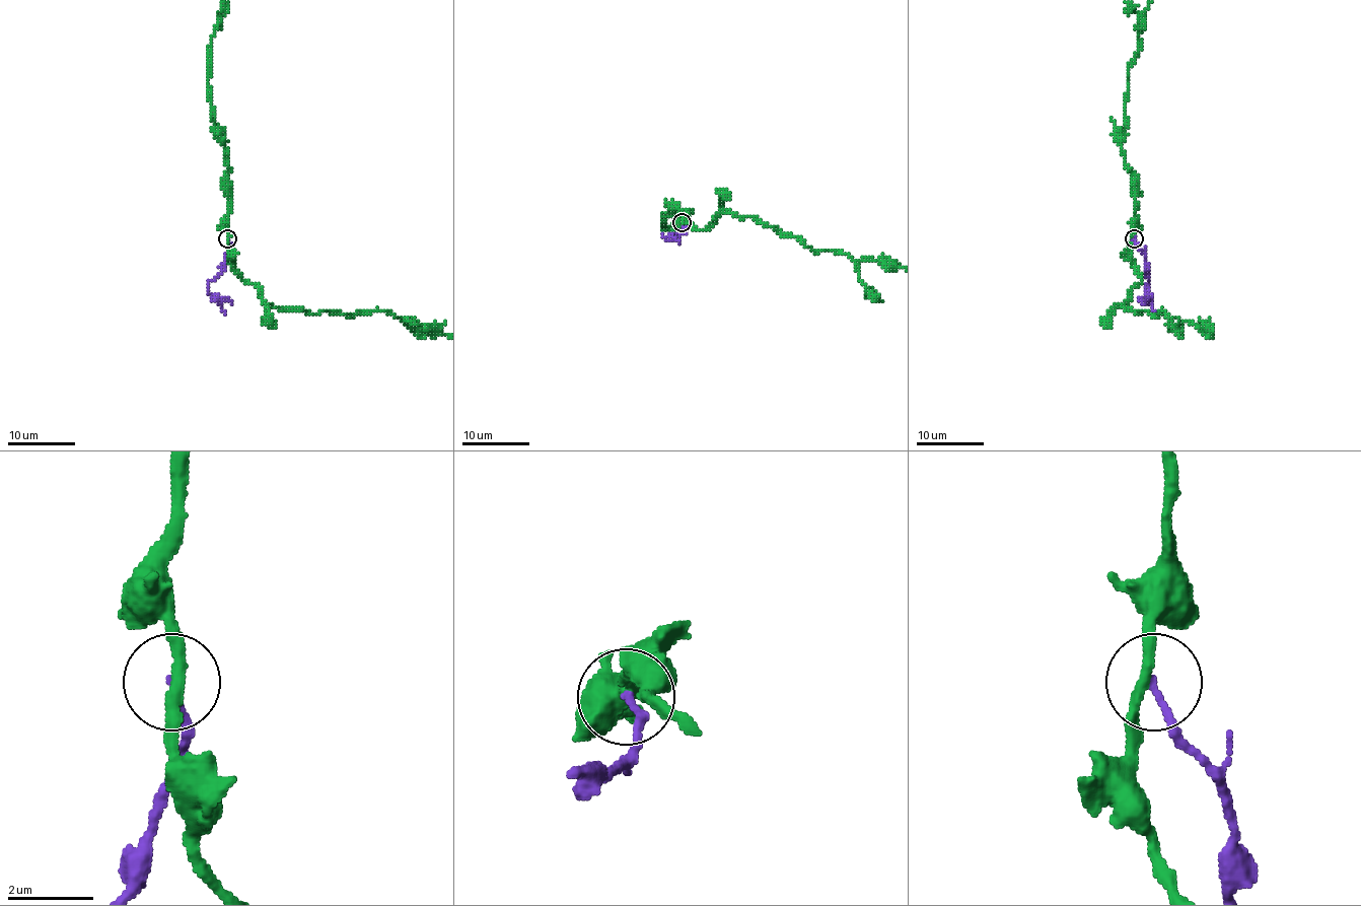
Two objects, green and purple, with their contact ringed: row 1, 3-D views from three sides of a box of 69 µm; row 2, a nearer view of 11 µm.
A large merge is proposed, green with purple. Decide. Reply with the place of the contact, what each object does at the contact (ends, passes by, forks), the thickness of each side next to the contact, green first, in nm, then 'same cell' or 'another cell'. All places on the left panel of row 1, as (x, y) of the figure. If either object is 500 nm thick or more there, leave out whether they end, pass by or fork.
at (227, 238); green passes by; purple ends there; 280 nm thick on the green side, 170 nm on the other; another cell

